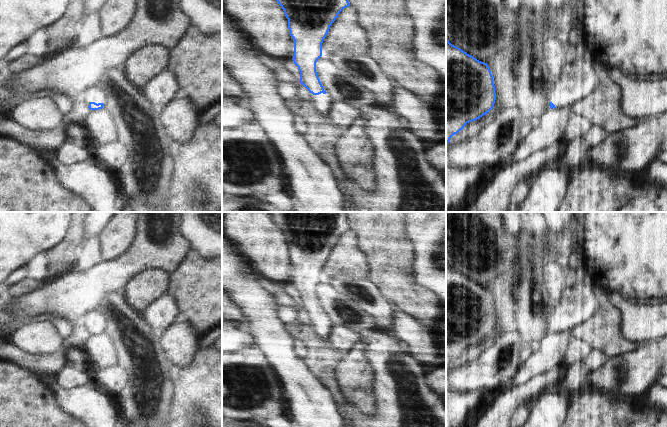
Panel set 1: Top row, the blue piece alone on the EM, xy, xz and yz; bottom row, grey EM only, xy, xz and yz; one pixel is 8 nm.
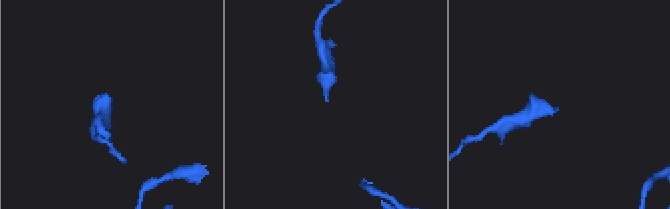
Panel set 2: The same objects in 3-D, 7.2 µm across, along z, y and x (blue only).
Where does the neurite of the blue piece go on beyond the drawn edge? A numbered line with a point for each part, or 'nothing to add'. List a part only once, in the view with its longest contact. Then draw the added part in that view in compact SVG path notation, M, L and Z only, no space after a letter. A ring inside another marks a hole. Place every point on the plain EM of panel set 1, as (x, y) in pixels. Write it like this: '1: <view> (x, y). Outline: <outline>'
1: xy (93, 318). Outline: M94 309L85 314L83 321L90 326L95 327L103 327L104 328L104 320L102 316Z

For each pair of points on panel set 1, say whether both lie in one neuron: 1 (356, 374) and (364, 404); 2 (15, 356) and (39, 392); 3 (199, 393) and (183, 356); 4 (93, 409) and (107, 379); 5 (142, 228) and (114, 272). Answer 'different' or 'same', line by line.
1: same
2: different
3: different
4: different
5: same

